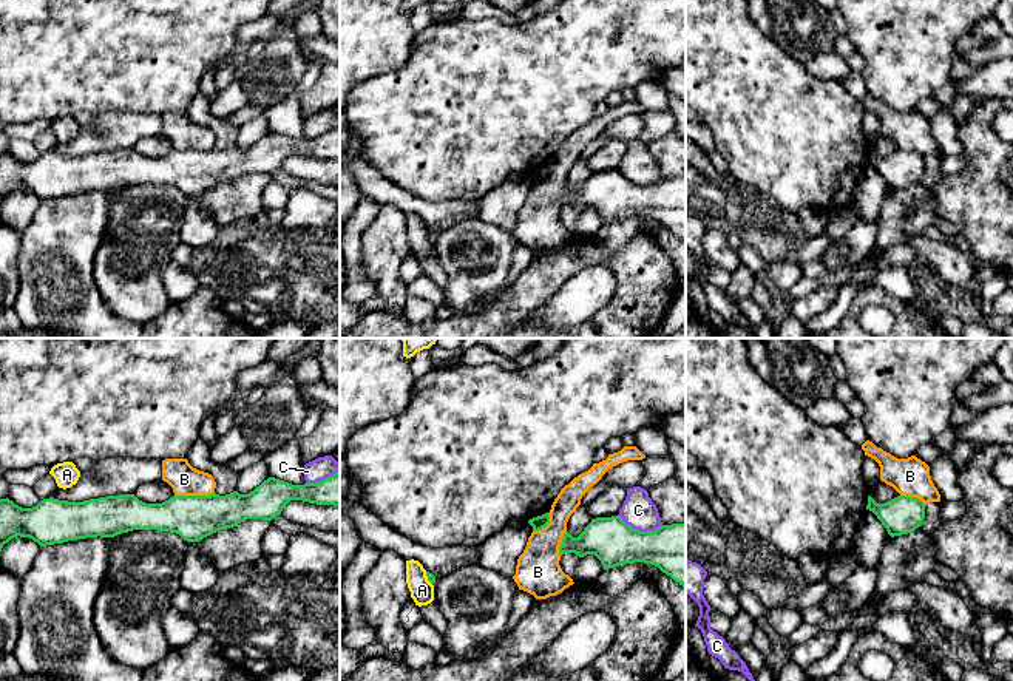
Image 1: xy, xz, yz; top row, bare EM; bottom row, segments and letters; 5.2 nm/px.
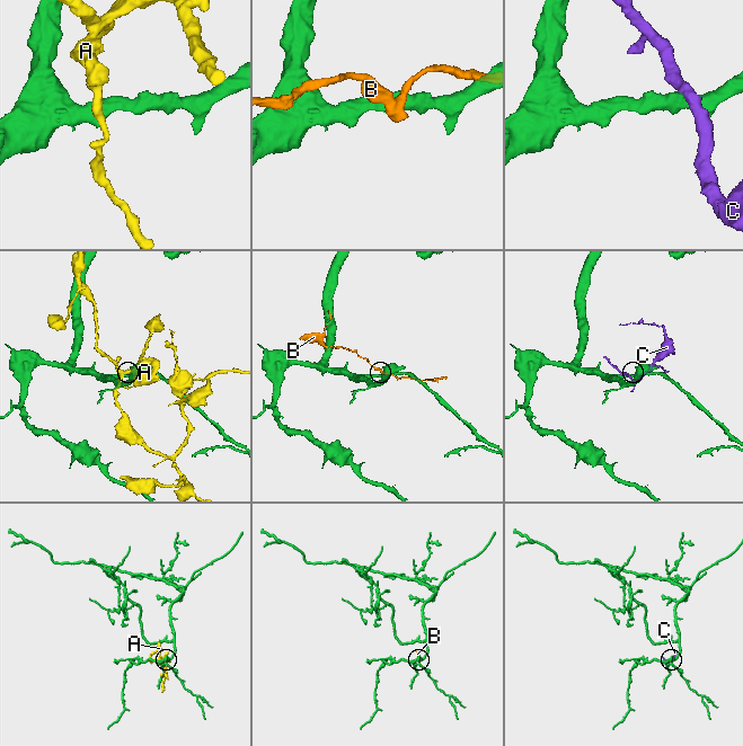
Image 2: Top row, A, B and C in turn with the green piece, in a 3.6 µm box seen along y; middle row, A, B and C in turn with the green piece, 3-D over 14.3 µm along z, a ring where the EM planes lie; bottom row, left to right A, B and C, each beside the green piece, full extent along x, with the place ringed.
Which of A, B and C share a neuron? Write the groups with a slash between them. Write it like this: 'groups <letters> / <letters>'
groups A / B / C

